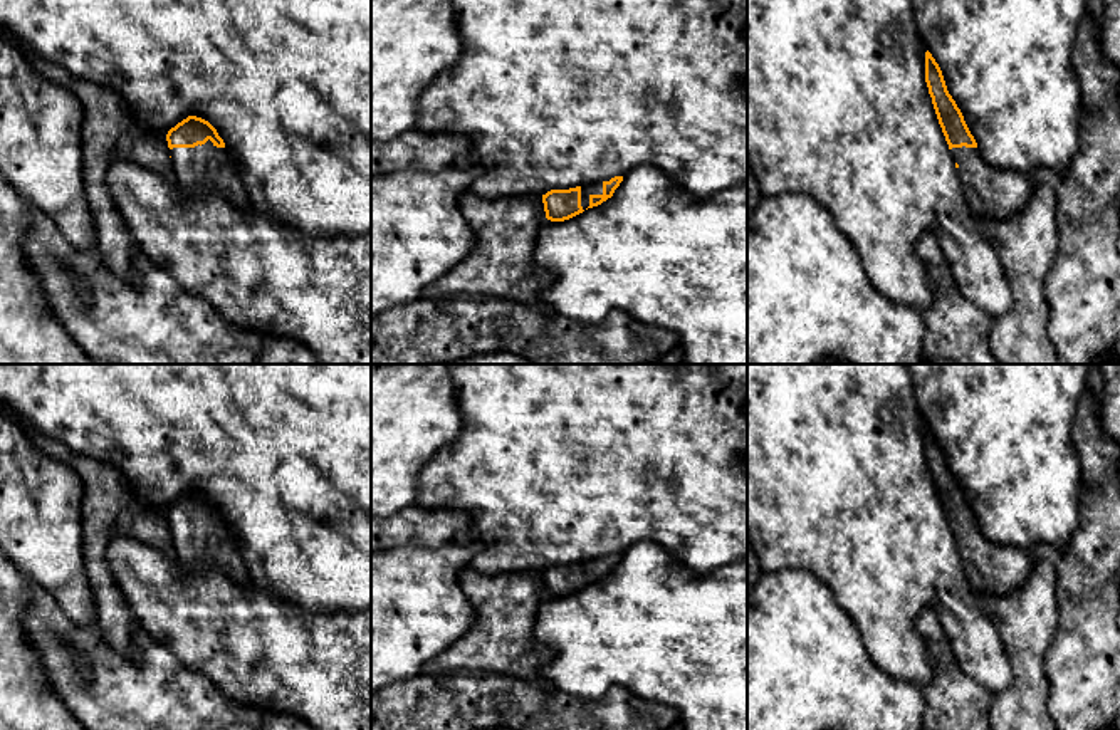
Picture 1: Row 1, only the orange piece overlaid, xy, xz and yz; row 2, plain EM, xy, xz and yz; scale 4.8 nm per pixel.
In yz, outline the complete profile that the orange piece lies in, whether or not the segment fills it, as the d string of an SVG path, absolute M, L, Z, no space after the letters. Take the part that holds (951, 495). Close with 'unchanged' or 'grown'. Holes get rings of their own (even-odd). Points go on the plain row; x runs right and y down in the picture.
M929 426L925 428L925 458L971 587L984 594L1006 594L1019 587L1031 571L1031 559L1023 549L994 545L982 535L960 485L947 467L942 446Z | grown

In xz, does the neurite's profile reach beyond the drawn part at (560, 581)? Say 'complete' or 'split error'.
split error

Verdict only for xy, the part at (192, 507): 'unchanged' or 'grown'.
grown

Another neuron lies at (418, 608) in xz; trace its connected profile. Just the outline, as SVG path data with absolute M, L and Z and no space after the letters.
M482 545L398 547L371 552L371 693L421 675L427 661L462 638L475 609L460 587L460 574Z

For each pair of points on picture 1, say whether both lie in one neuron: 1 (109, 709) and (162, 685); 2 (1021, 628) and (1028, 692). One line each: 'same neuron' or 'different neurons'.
1: same neuron
2: same neuron

